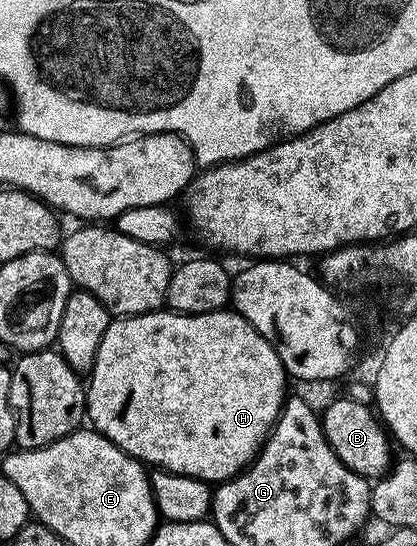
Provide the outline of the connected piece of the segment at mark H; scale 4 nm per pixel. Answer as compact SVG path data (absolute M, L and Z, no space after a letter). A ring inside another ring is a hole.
M164 308L149 314L116 317L101 340L101 348L97 348L97 356L95 363L91 365L89 377L91 377L91 382L89 378L85 386L87 395L85 414L89 422L91 418L90 425L94 429L104 434L115 446L120 446L126 454L132 454L134 458L139 459L148 467L169 470L173 474L184 474L190 478L200 478L208 484L226 482L236 474L242 474L250 466L252 460L258 456L264 442L267 441L267 435L274 428L275 421L279 419L279 413L289 394L287 391L289 375L283 369L281 360L269 344L269 340L265 340L265 336L261 336L257 328L249 324L249 320L245 320L231 308L204 314L176 314Z

